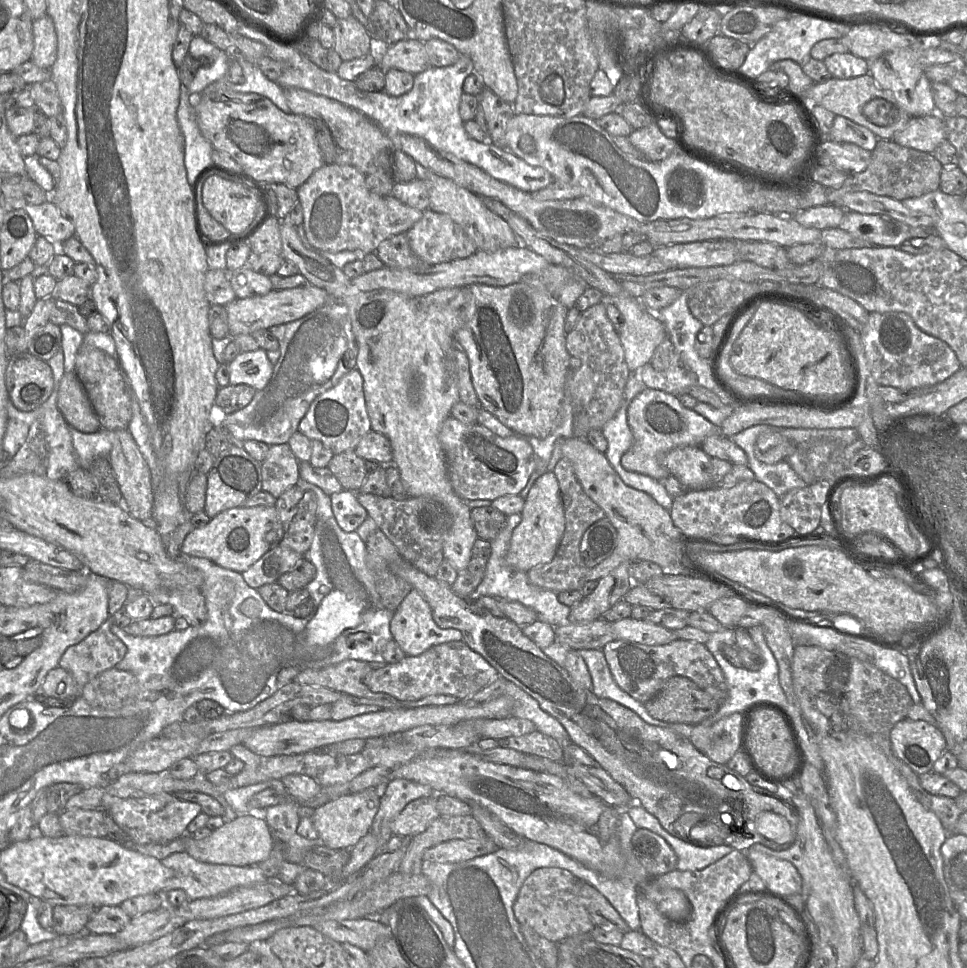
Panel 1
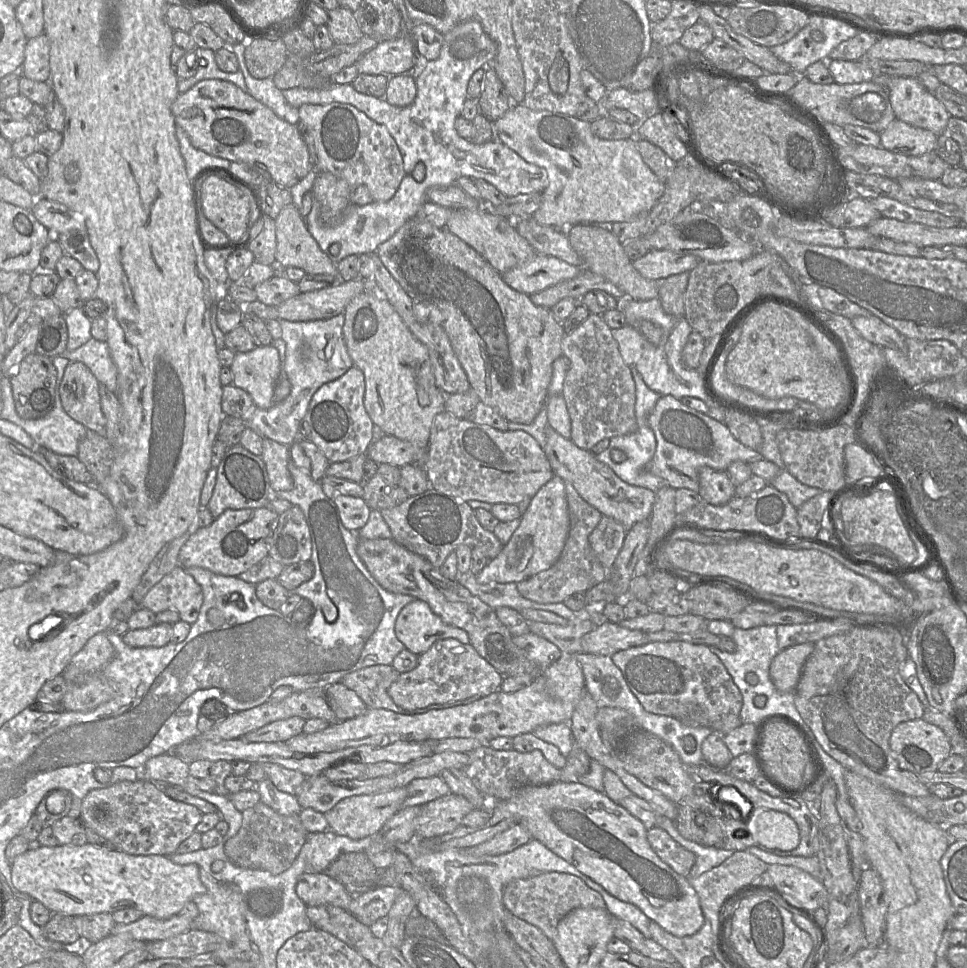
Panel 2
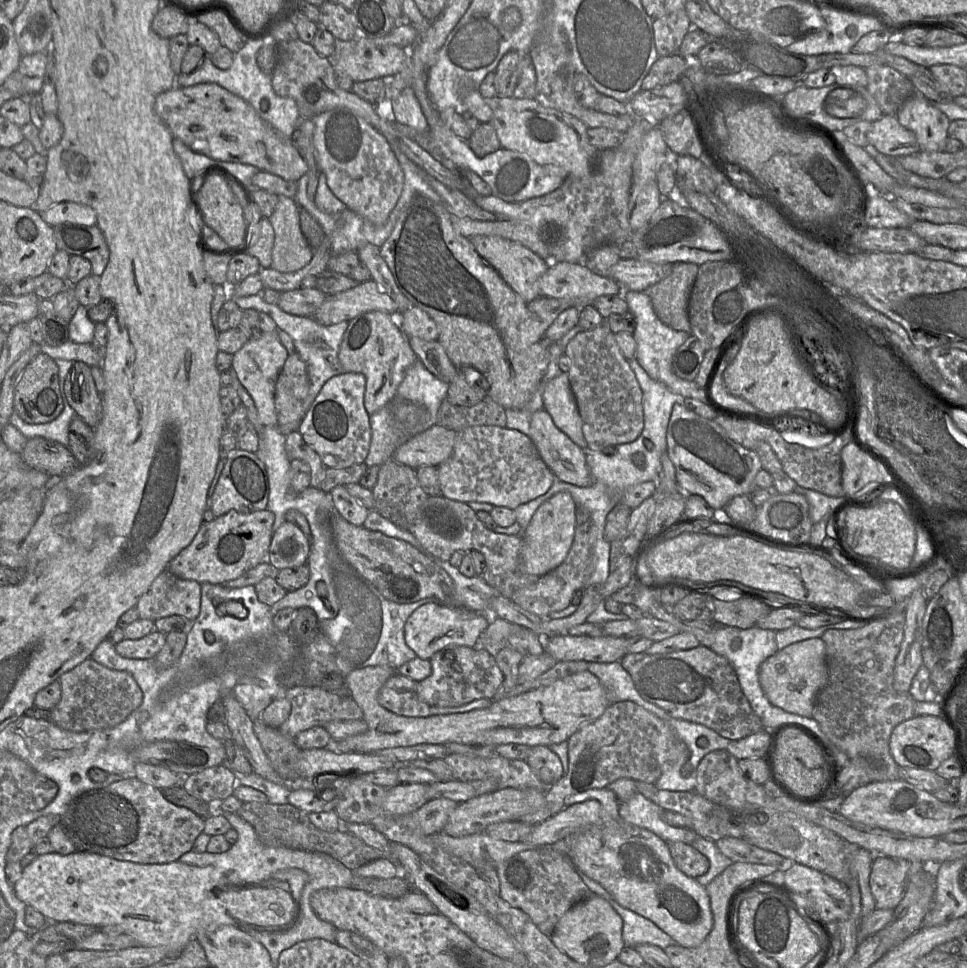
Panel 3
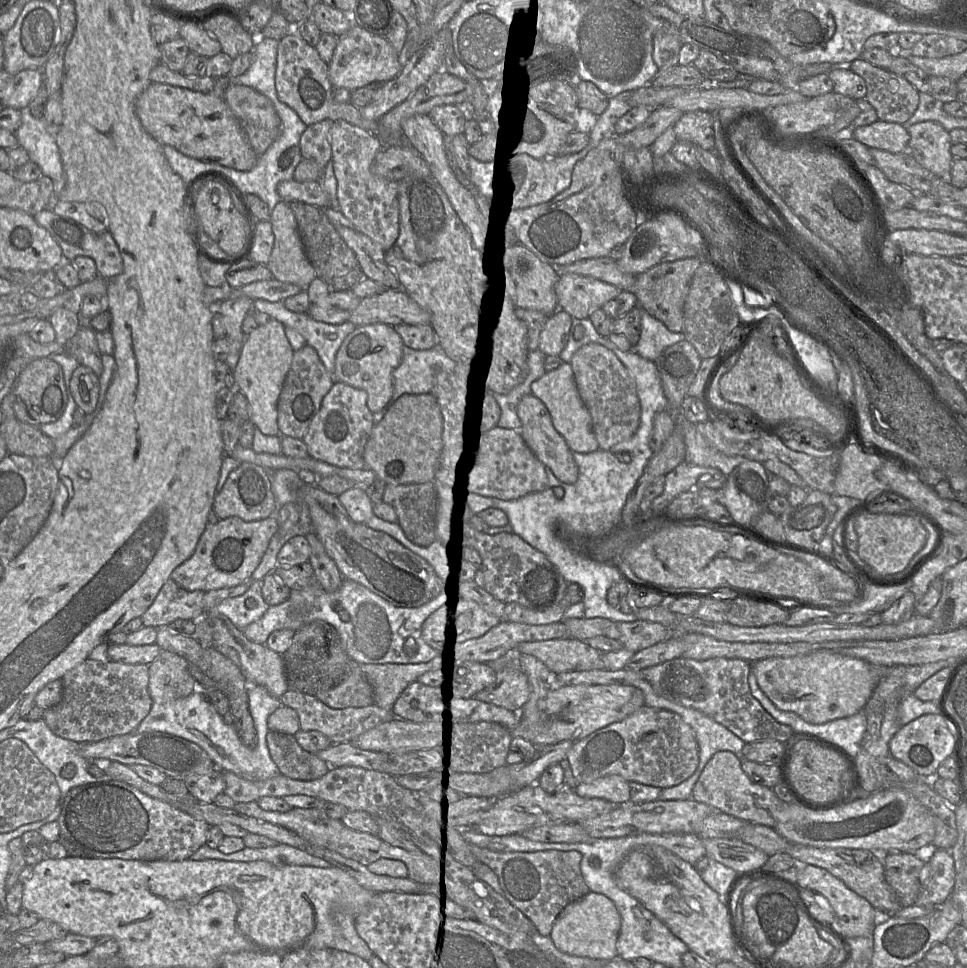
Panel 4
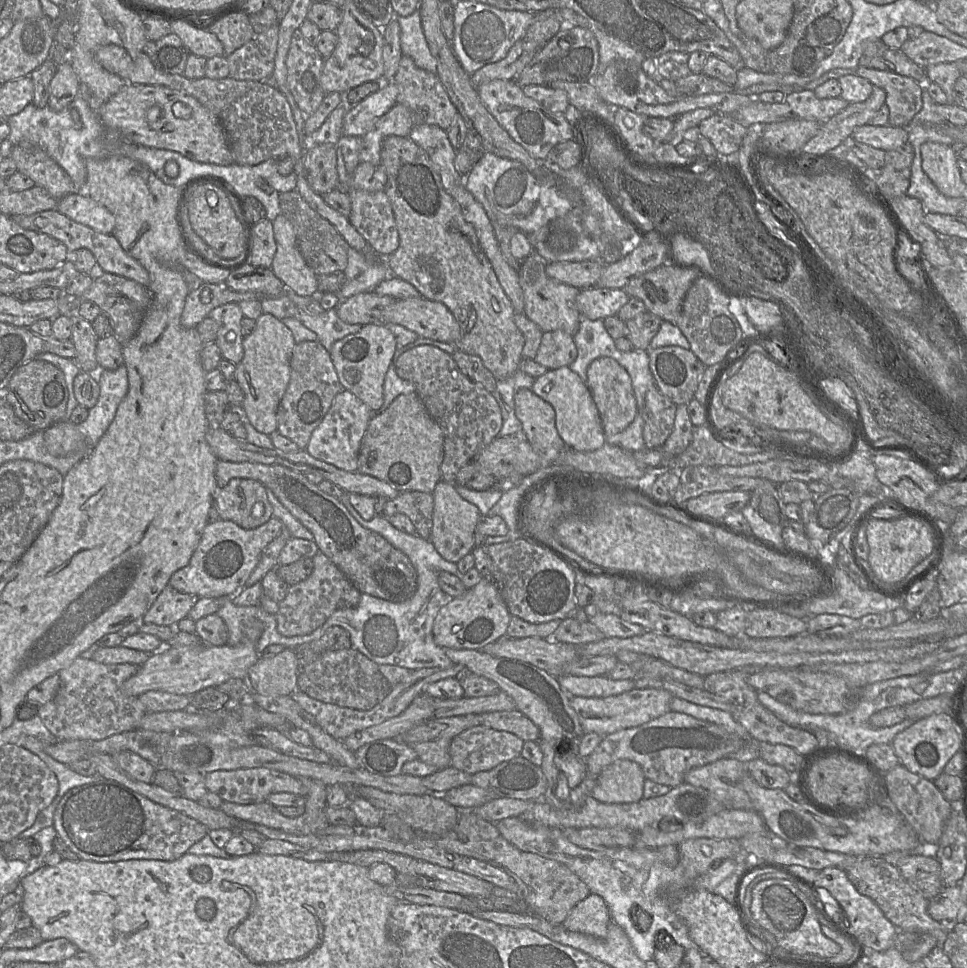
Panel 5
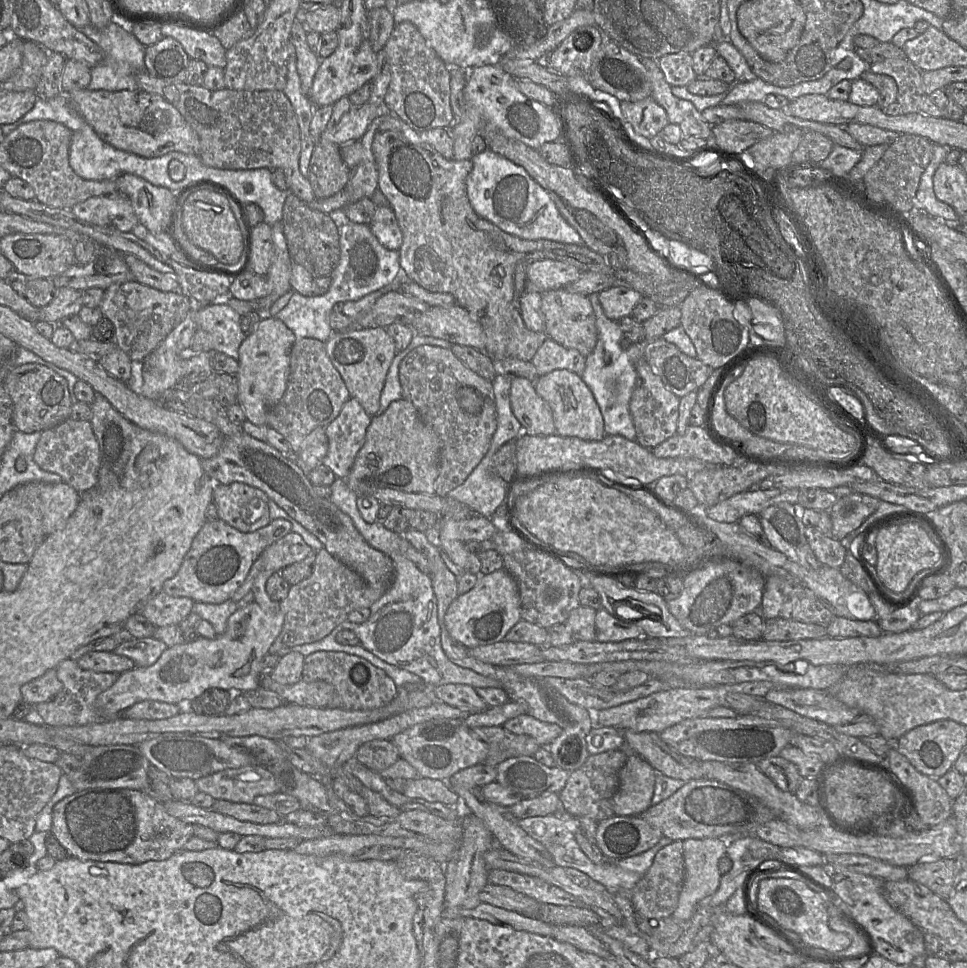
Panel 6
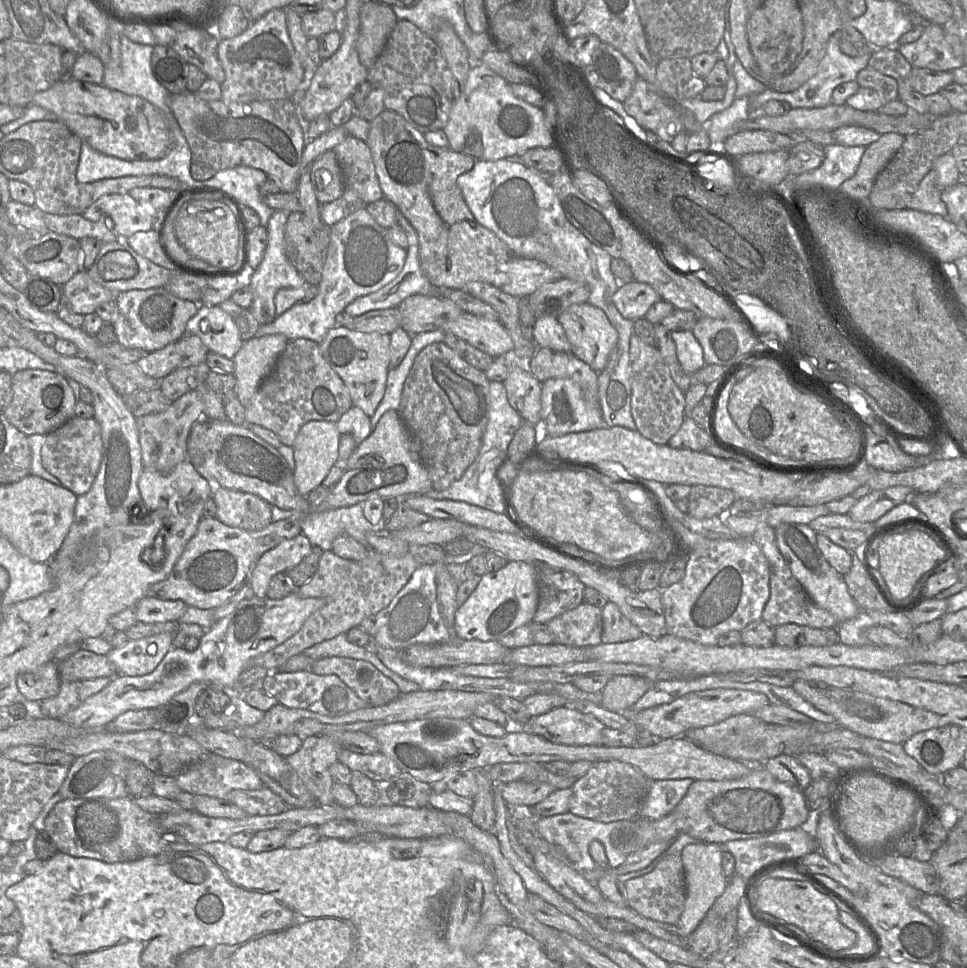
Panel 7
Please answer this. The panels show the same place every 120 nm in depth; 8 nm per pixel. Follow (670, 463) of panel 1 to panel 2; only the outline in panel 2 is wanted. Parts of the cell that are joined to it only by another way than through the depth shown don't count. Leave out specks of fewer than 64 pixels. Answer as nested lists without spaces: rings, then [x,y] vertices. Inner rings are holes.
[[[702,467],[699,470],[698,494],[703,501],[720,506],[728,503],[736,495],[736,486],[730,481],[726,471]]]

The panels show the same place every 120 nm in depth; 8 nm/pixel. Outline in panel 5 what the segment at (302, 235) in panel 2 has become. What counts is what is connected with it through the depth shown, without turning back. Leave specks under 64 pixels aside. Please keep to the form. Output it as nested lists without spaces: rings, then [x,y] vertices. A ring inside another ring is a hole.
[[[280,213],[273,221],[276,252],[271,265],[274,274],[300,296],[316,297],[318,276],[300,253],[291,222]]]

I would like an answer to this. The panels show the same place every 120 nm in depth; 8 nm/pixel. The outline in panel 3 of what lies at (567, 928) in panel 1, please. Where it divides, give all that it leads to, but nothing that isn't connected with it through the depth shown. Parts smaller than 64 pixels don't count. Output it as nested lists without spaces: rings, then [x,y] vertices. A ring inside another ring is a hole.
[[[551,848],[528,850],[496,866],[500,896],[511,906],[524,911],[547,937],[552,936],[559,919],[574,905],[595,894],[586,886],[570,858]]]

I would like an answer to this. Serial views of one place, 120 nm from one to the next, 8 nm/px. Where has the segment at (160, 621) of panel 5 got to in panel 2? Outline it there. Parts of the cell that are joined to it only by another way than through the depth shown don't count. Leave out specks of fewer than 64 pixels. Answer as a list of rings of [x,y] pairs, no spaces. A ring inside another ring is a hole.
[[[176,566],[144,596],[139,607],[154,614],[176,611],[180,620],[194,624],[203,604],[203,592],[196,580],[181,566]]]

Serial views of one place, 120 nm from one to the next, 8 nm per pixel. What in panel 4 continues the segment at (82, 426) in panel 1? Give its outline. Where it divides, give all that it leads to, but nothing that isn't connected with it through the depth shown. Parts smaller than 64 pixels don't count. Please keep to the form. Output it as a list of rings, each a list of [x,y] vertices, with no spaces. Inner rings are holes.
[[[79,365],[73,372],[70,387],[77,407],[85,414],[92,413],[97,406],[100,383],[94,372],[83,365]]]

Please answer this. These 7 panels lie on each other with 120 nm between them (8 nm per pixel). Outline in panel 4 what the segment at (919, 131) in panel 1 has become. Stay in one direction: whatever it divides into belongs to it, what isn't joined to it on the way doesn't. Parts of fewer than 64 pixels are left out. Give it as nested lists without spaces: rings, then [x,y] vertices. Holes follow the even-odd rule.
[[[877,120],[854,130],[853,139],[869,148],[876,148],[894,154],[908,152],[910,135],[899,123]]]

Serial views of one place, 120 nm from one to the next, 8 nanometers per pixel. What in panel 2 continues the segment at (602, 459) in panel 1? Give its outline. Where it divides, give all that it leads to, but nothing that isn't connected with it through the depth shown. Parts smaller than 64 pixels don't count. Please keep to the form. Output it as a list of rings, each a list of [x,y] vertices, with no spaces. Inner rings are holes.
[[[551,426],[545,429],[546,445],[543,448],[554,475],[569,481],[590,505],[621,523],[630,530],[636,523],[649,519],[655,502],[655,492],[641,486],[630,485],[620,479],[606,464],[596,459],[594,453],[581,449],[571,439],[557,433]]]

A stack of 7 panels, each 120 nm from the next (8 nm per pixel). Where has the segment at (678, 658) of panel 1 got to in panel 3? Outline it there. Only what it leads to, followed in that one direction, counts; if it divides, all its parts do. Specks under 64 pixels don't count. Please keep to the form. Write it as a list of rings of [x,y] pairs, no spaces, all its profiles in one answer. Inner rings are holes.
[[[698,646],[655,655],[645,652],[627,653],[619,662],[630,674],[640,695],[645,700],[664,709],[670,717],[702,724],[730,741],[740,740],[765,729],[761,719],[754,713],[743,694],[734,668],[726,658],[708,647]]]

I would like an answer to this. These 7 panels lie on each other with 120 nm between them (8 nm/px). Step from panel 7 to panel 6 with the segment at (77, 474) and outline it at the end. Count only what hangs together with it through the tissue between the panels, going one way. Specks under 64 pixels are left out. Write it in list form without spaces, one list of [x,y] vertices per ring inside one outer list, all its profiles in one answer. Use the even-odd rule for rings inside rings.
[[[69,417],[55,427],[41,431],[33,460],[41,469],[58,474],[62,482],[79,493],[93,489],[98,480],[100,451],[91,423]]]

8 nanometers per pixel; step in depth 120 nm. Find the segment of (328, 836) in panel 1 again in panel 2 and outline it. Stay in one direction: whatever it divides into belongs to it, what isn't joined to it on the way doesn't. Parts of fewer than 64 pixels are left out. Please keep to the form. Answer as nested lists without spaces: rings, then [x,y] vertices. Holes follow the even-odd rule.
[[[406,786],[381,793],[354,796],[340,801],[324,815],[328,821],[330,831],[352,839],[362,839],[376,835],[382,826],[403,808],[406,797]]]

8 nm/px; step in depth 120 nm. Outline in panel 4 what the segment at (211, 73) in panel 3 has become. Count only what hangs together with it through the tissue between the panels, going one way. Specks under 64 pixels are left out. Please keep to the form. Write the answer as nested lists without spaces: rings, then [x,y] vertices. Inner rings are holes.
[[[259,36],[253,46],[253,63],[242,75],[229,77],[231,84],[251,87],[260,93],[266,93],[274,102],[280,102],[275,88],[278,40]]]

